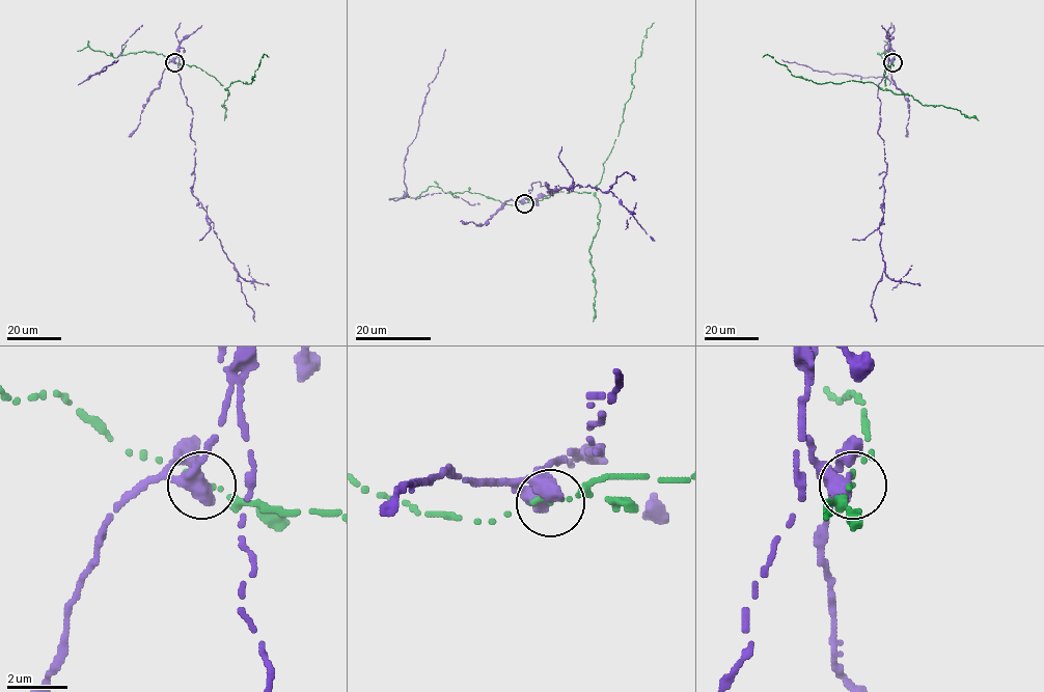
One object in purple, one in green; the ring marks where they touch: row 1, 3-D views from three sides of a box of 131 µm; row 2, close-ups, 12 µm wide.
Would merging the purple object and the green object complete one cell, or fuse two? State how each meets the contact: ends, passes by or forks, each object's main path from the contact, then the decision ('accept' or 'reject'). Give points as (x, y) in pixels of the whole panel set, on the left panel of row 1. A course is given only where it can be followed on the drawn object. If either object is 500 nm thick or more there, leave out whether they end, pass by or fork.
purple passes by | green ends | purple via (174, 62), (176, 54), (181, 86), (193, 113), (192, 194), (235, 265), (255, 322) | green via (174, 62), (200, 68), (227, 90), (231, 82), (251, 83), (263, 54), (268, 56) | reject

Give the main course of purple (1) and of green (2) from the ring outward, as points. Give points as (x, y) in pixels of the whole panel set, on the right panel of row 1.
1: (893, 62), (888, 54), (878, 86), (877, 131), (887, 165), (879, 223), (885, 270), (871, 304), (875, 322)
2: (893, 62), (884, 68), (883, 90), (871, 82), (816, 83), (793, 76), (787, 66), (768, 54), (763, 56)

